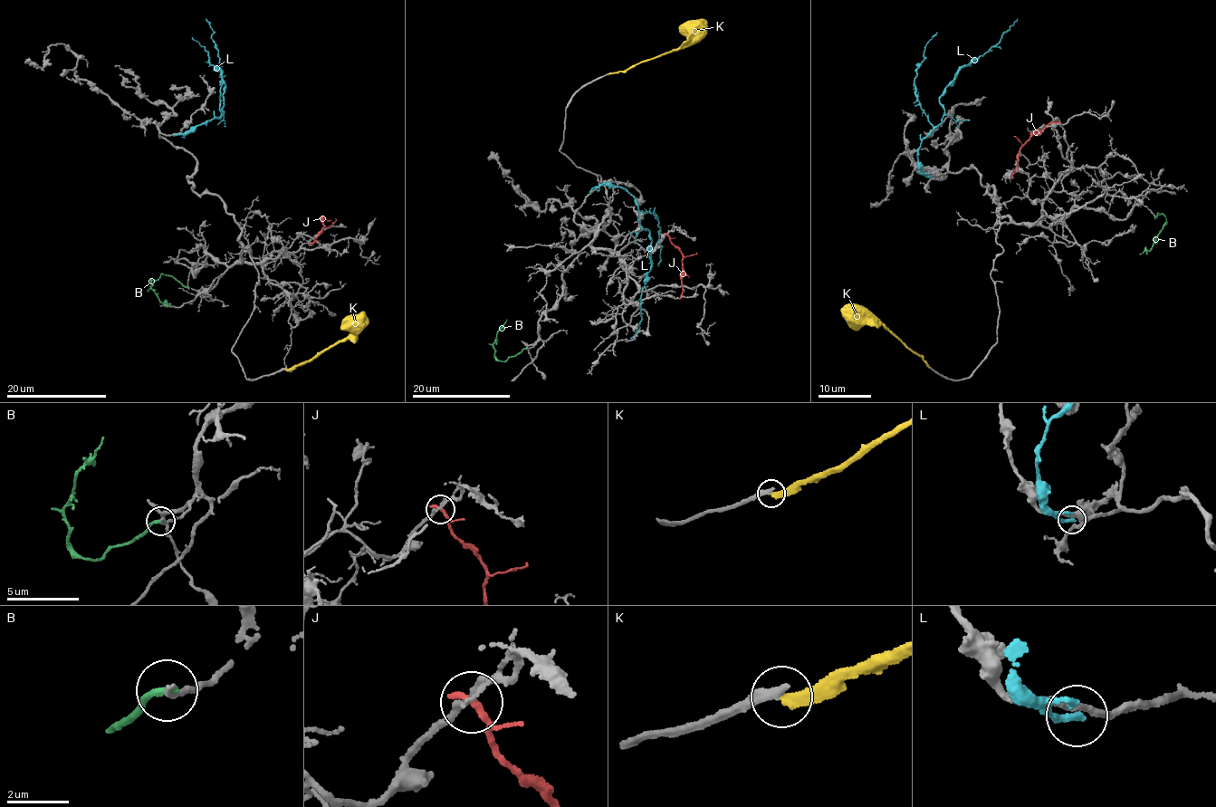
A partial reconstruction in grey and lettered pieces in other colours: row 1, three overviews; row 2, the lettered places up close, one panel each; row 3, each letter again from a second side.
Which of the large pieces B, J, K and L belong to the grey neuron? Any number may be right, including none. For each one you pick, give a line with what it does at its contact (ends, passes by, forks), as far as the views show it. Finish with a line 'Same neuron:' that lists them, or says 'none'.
Same neuron: none

